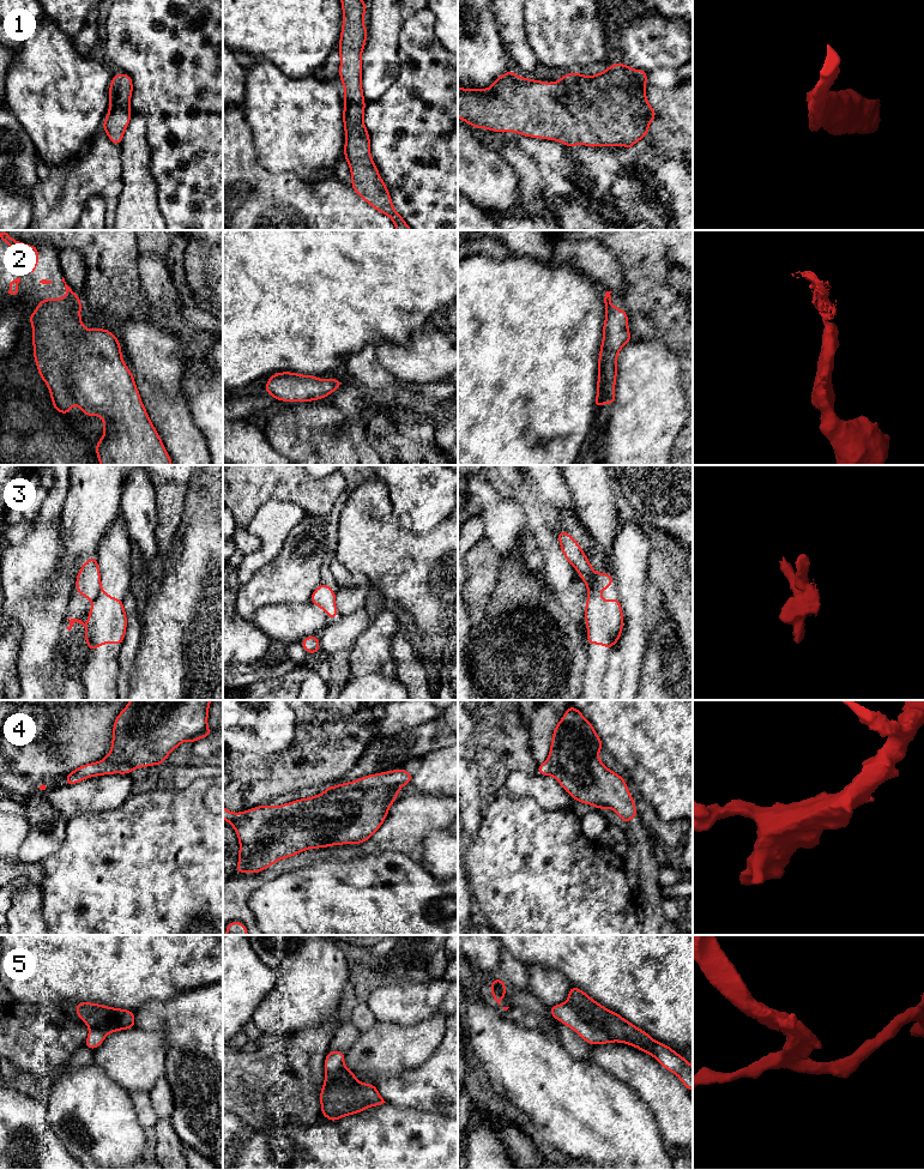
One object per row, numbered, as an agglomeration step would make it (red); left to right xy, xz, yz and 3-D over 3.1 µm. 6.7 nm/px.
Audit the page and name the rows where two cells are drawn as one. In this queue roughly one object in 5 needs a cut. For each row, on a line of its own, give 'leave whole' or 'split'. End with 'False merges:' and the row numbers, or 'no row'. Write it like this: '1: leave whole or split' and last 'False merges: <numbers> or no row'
1: leave whole
2: leave whole
3: leave whole
4: leave whole
5: split
False merges: 5

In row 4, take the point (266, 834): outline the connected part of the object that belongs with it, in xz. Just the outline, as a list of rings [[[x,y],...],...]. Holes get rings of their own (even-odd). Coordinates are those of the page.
[[[400,767],[368,774],[336,786],[327,785],[320,795],[277,807],[262,804],[232,813],[223,806],[223,819],[235,828],[240,843],[236,874],[260,873],[276,862],[308,849],[363,844],[385,822],[389,807],[399,796],[400,788],[411,784],[412,777],[412,773]]]

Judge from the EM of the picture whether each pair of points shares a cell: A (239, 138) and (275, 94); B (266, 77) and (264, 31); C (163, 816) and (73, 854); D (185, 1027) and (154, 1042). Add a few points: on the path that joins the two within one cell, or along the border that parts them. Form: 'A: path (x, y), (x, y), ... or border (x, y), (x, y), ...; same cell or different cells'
A: border (241, 108), (252, 133), (255, 154); different cells
B: border (253, 55), (260, 55), (270, 60), (288, 76); different cells
C: path (140, 839), (126, 854), (96, 854); same cell
D: border (136, 1027), (154, 1030), (162, 1036), (165, 1066); different cells

